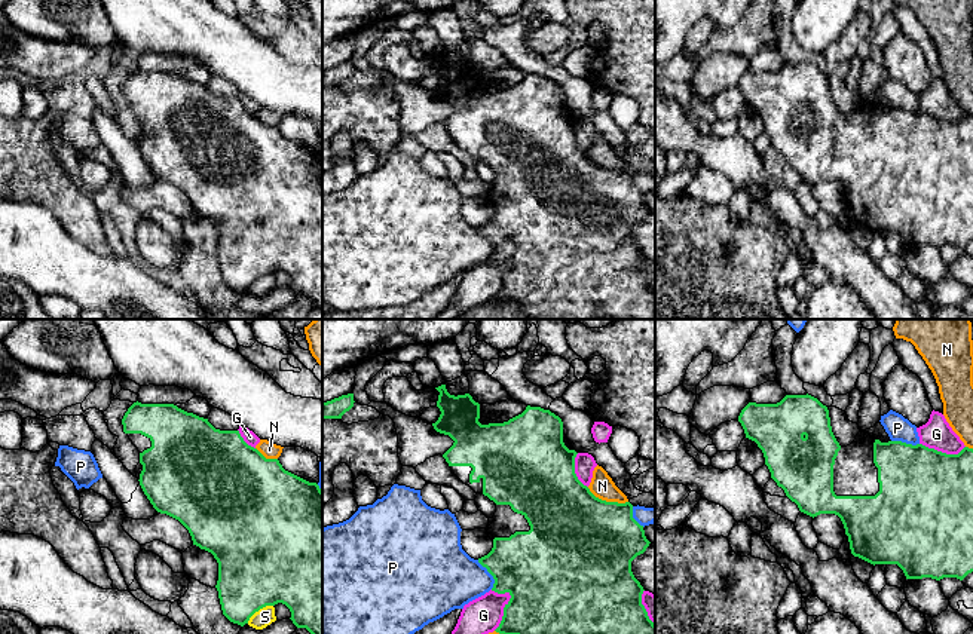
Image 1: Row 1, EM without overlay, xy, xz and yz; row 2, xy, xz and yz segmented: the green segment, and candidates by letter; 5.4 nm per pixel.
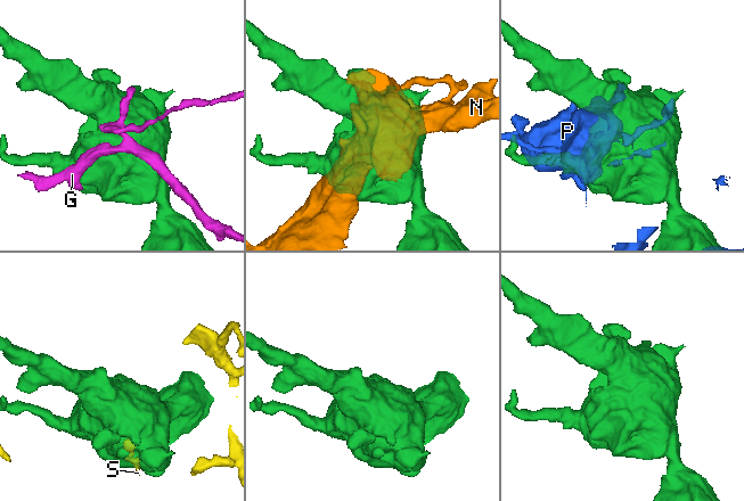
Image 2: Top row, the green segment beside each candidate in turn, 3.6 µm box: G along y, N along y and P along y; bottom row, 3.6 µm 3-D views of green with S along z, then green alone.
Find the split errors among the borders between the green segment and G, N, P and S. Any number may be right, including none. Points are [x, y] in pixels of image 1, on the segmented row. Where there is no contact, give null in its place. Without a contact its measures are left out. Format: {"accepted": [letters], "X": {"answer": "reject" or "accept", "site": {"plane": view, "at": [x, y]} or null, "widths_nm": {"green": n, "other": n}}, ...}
{"accepted": [], "G": {"answer": "reject", "site": {"plane": "xz", "at": [504, 610]}, "widths_nm": {"green": 400, "other": 200}}, "N": {"answer": "reject", "site": {"plane": "xz", "at": [608, 502]}, "widths_nm": {"green": 500, "other": 130}}, "P": {"answer": "reject", "site": {"plane": "xz", "at": [490, 573]}, "widths_nm": {"green": 400, "other": 360}}, "S": {"answer": "reject", "site": {"plane": "xy", "at": [259, 609]}, "widths_nm": {"green": 460, "other": 100}}}

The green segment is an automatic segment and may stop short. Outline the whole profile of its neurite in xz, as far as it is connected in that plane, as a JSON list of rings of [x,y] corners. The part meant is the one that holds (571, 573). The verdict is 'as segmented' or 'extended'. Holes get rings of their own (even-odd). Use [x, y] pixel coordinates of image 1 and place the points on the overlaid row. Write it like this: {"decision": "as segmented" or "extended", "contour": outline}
{"decision": "extended", "contour": [[[446,385],[435,388],[440,395],[437,407],[441,414],[435,423],[434,429],[440,434],[449,435],[455,442],[443,454],[452,472],[466,486],[469,486],[475,493],[487,496],[496,503],[496,512],[489,518],[487,535],[493,540],[492,551],[478,558],[478,563],[487,569],[493,576],[495,584],[492,591],[498,594],[508,592],[511,595],[510,601],[504,607],[504,616],[499,627],[495,630],[499,634],[655,634],[655,624],[649,619],[645,606],[642,604],[643,586],[634,578],[631,572],[631,561],[643,554],[649,546],[649,540],[645,536],[643,526],[640,526],[633,518],[633,505],[630,502],[606,502],[596,497],[587,486],[584,486],[575,474],[575,457],[576,451],[569,450],[563,442],[563,422],[559,416],[550,410],[541,407],[527,405],[526,410],[504,423],[489,423],[481,425],[480,419],[480,404],[472,399],[469,393],[465,395],[450,395]]]}

